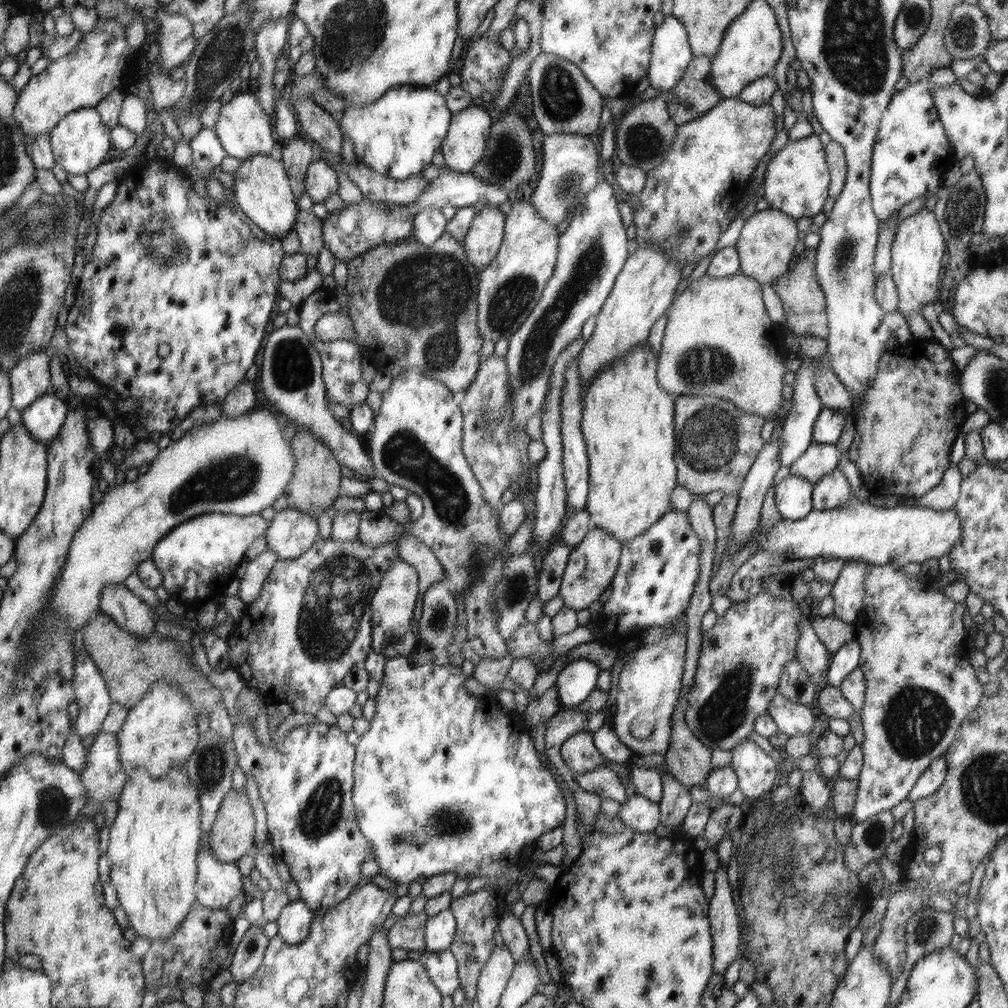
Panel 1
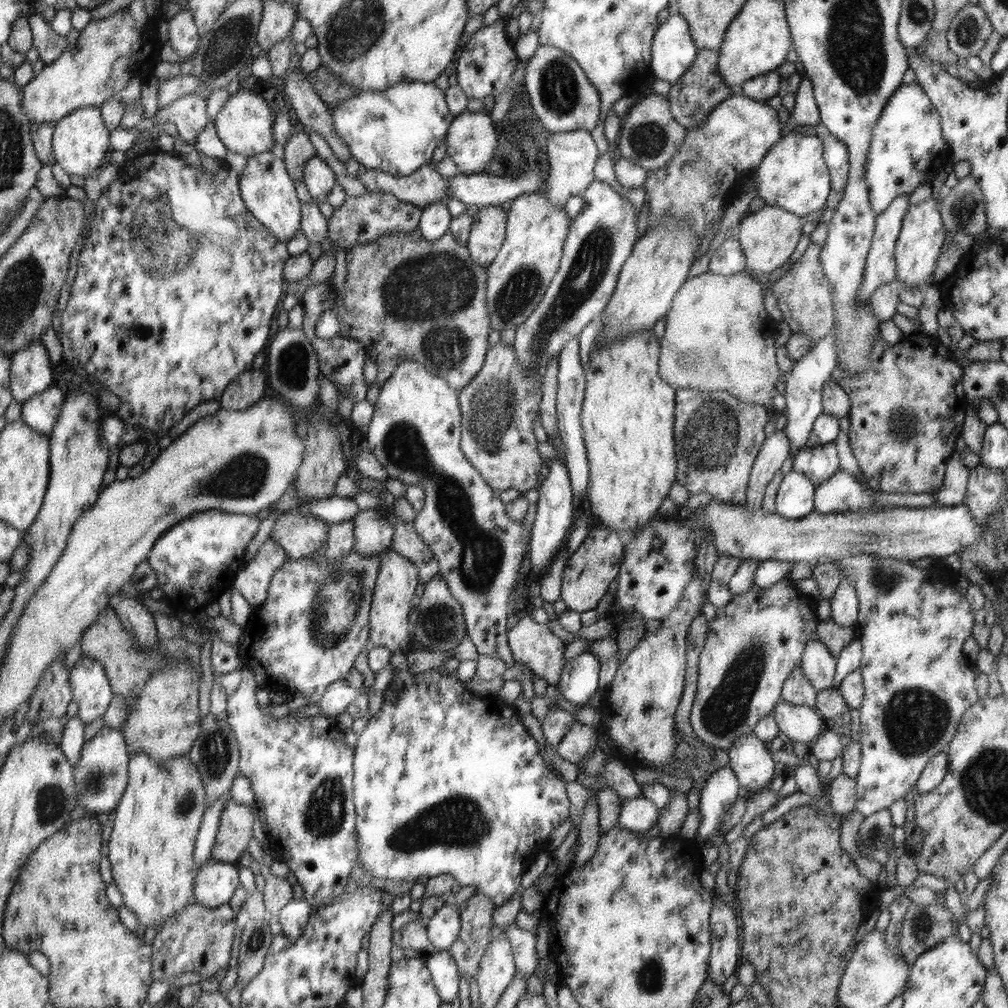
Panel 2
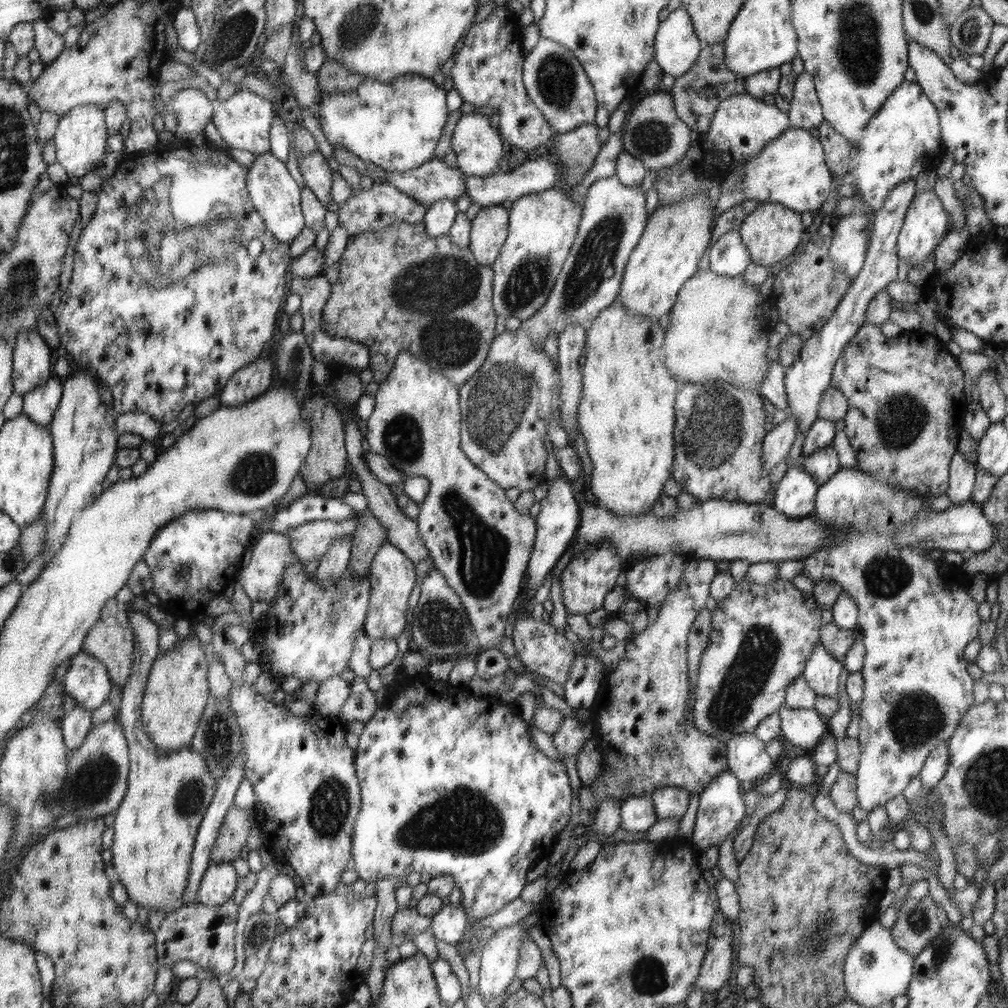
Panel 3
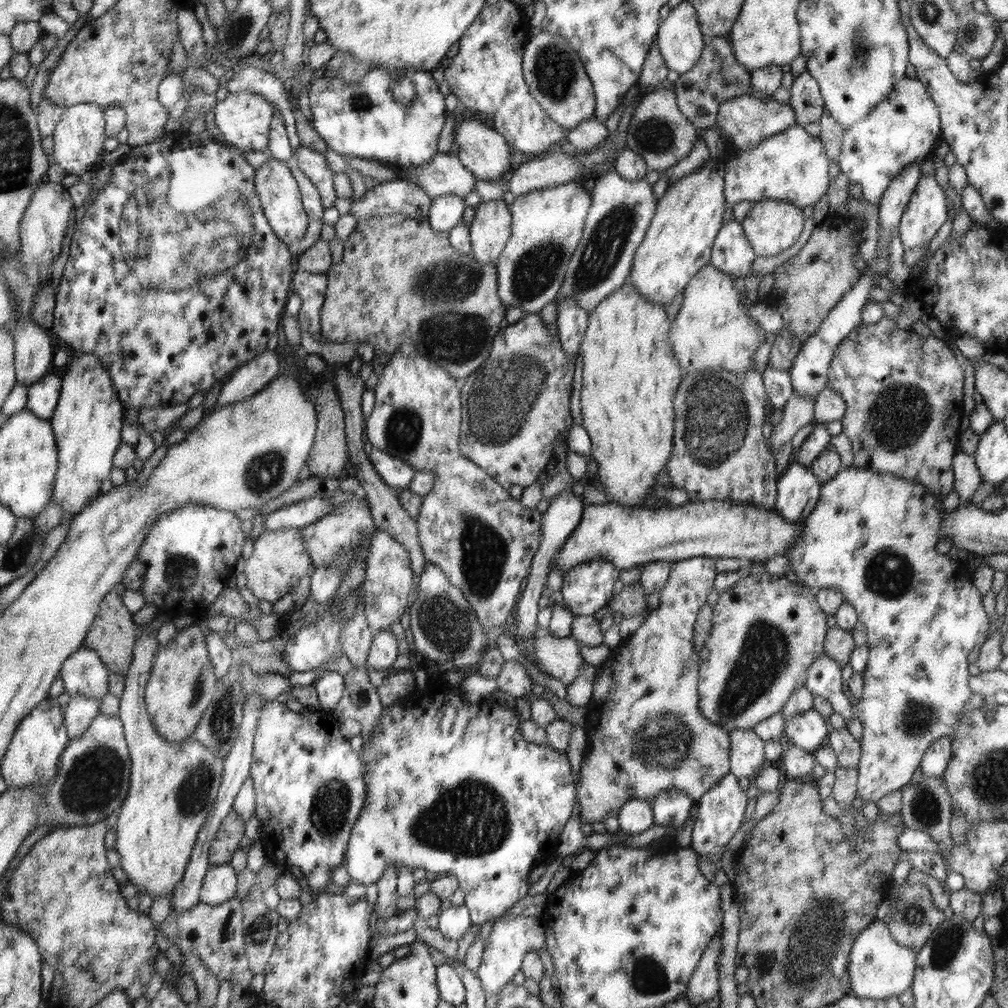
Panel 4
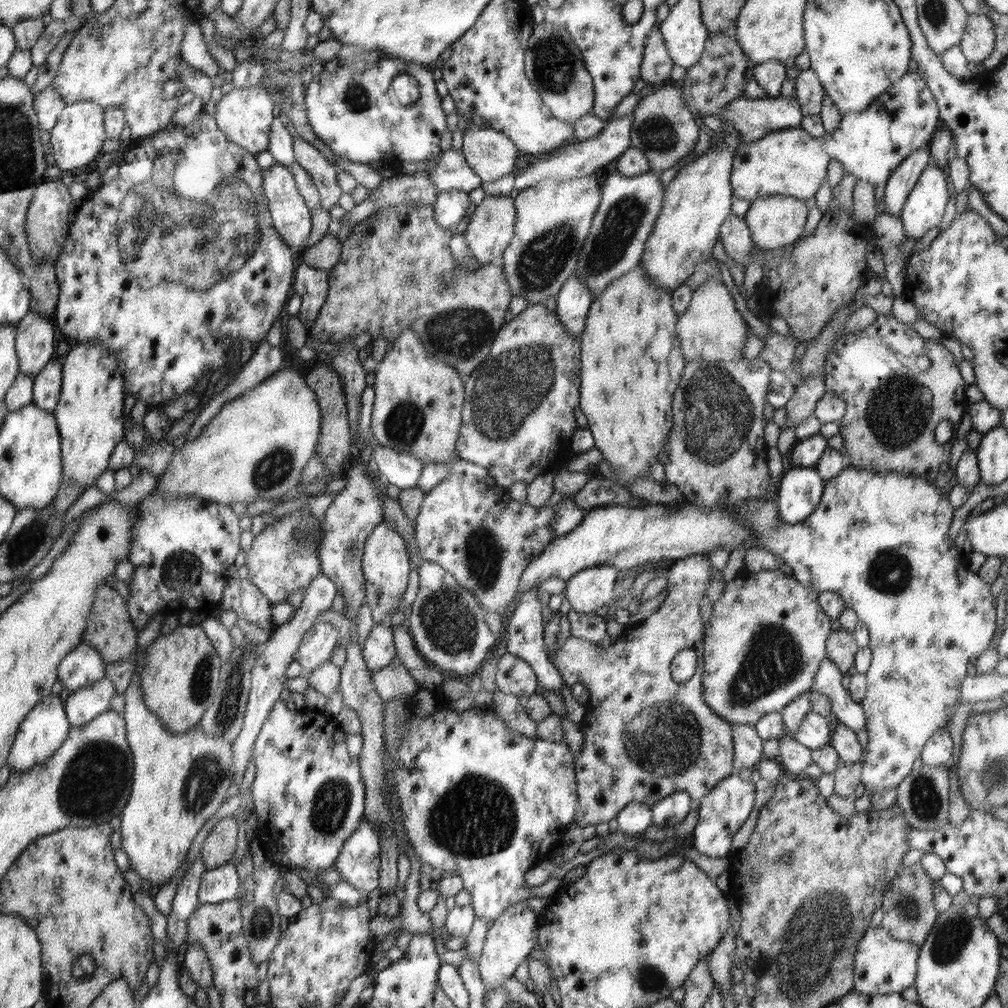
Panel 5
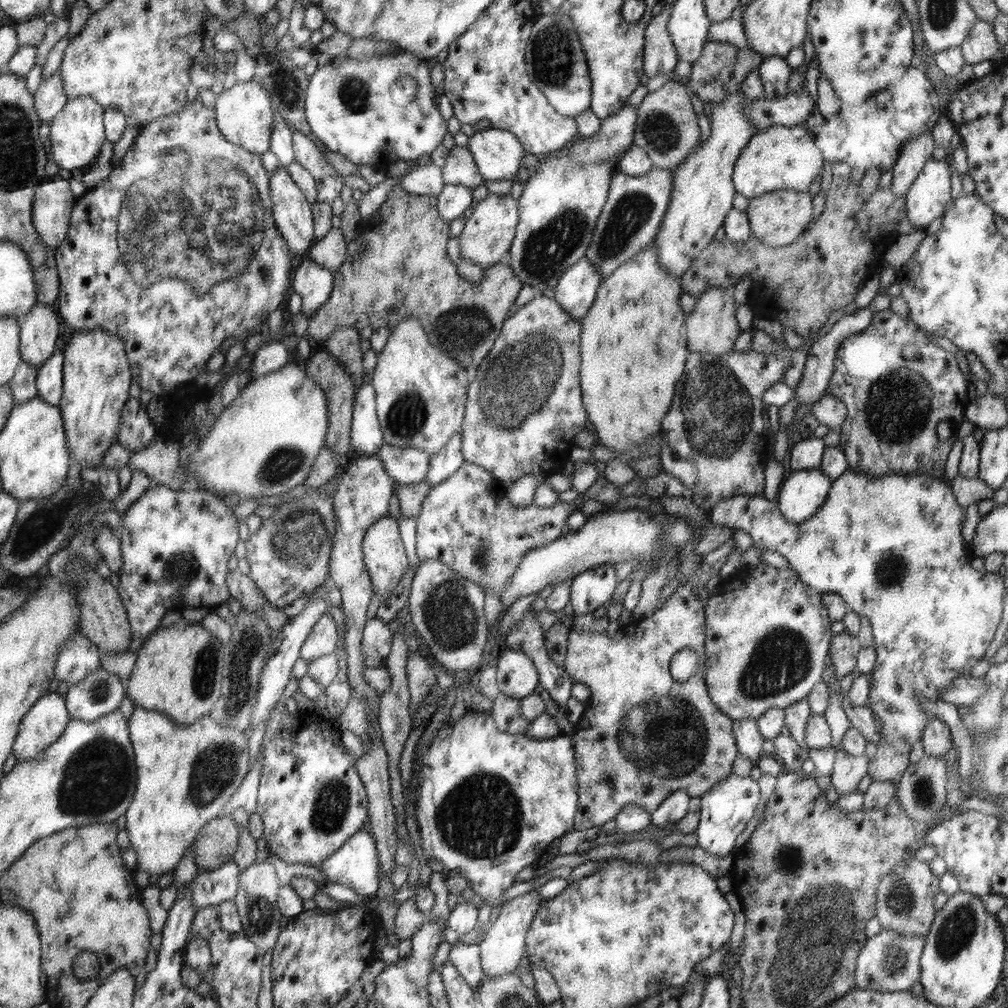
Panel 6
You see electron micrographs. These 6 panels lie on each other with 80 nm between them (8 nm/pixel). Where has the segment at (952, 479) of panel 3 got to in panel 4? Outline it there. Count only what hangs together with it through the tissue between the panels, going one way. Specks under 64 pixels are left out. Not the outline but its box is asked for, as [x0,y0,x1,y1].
[952,451,983,503]

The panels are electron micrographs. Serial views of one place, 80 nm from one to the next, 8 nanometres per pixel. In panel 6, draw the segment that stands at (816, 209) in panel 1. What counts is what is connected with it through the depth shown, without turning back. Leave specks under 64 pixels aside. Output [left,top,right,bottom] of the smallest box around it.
[733,126,827,199]

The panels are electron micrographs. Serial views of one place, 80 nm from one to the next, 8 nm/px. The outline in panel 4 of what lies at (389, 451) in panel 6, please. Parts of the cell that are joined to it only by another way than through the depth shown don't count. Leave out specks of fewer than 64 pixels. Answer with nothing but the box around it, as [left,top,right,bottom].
[367,447,416,490]

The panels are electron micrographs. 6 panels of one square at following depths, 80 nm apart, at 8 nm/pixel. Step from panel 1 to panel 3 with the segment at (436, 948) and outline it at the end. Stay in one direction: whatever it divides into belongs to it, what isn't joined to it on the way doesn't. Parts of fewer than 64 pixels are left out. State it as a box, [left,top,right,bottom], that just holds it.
[430,903,468,946]

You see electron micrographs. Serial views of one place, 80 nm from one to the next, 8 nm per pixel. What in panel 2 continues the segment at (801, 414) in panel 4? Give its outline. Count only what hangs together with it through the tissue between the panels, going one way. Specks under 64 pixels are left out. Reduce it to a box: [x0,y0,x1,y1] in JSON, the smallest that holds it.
[745,430,790,509]

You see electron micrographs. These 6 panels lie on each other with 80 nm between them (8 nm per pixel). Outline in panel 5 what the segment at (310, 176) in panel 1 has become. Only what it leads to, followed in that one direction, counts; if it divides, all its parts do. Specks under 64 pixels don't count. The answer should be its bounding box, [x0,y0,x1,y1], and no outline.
[293,135,342,210]

